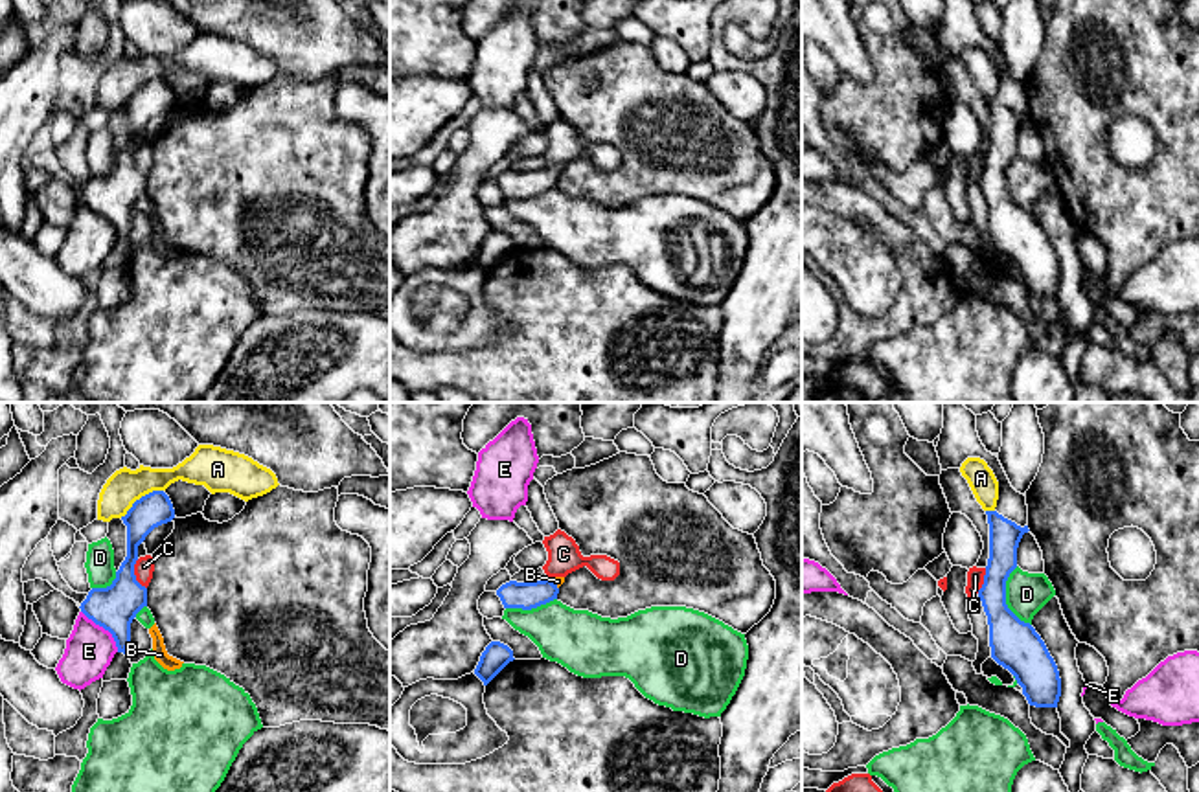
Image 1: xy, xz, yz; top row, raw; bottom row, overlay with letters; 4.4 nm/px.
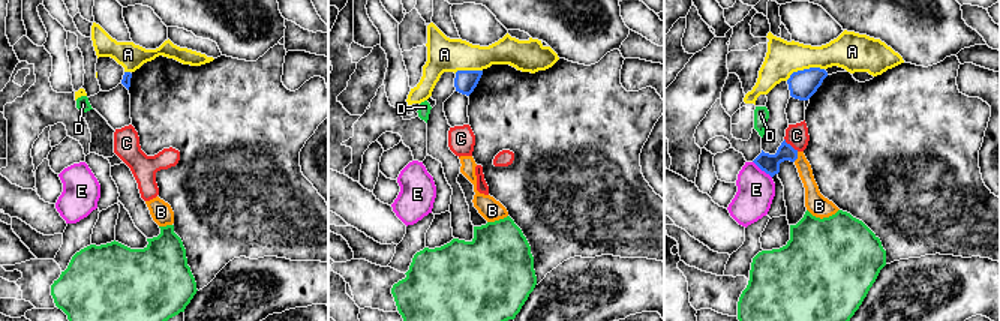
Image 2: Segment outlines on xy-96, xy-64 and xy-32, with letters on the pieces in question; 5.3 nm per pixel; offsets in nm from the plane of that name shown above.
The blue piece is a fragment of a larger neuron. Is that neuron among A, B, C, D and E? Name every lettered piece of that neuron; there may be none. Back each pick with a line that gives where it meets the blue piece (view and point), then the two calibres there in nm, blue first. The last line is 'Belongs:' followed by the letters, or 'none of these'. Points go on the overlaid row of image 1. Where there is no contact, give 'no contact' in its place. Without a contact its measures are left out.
B: contact xz (554, 585); calibres 120 and 40 nm
Belongs: B

